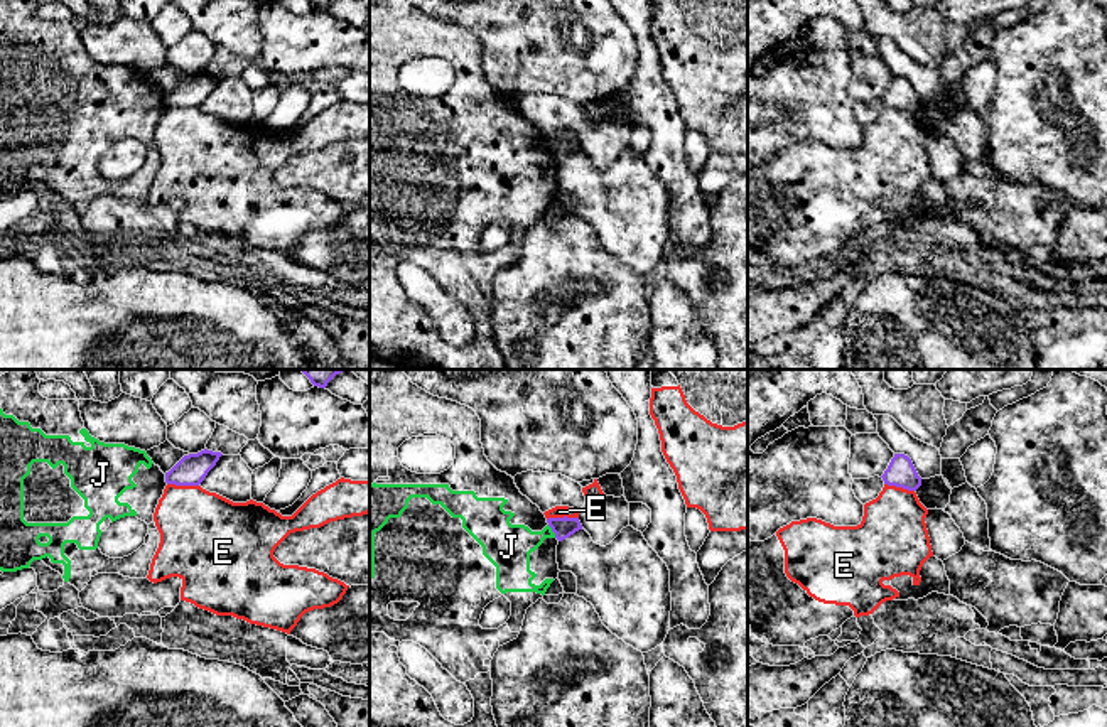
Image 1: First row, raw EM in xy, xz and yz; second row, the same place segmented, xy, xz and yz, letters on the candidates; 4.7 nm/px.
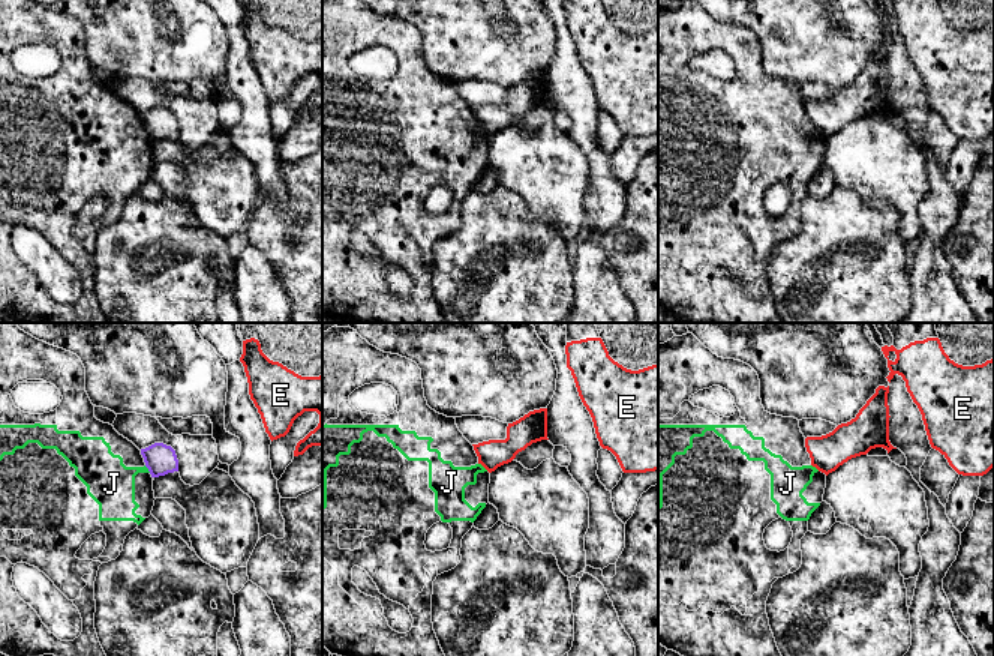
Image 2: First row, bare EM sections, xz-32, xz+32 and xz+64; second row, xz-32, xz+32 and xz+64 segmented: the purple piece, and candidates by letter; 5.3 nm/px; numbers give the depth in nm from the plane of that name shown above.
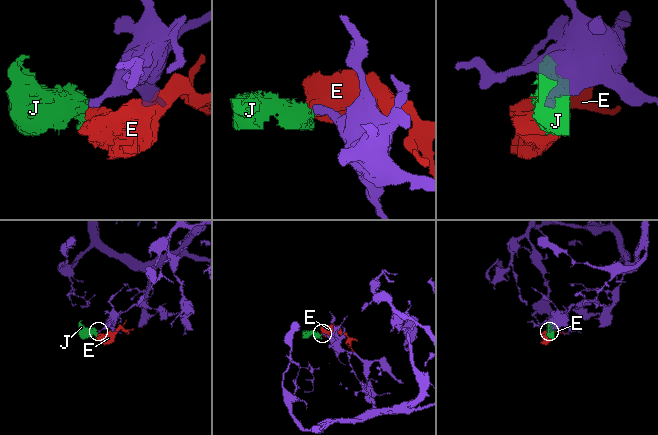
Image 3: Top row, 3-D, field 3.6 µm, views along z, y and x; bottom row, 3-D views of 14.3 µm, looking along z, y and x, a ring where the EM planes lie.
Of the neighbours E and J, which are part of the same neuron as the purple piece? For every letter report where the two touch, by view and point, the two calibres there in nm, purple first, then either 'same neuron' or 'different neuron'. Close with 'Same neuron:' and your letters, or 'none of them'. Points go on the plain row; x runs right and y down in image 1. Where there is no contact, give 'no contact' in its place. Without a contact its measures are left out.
E: meets purple in xy at (183, 107); 150 nm thick on the purple side, 400 nm on the other; different neuron
J: meets purple in xz at (552, 152); 100 nm thick on the purple side, 220 nm on the other; different neuron
Same neuron: none of them

